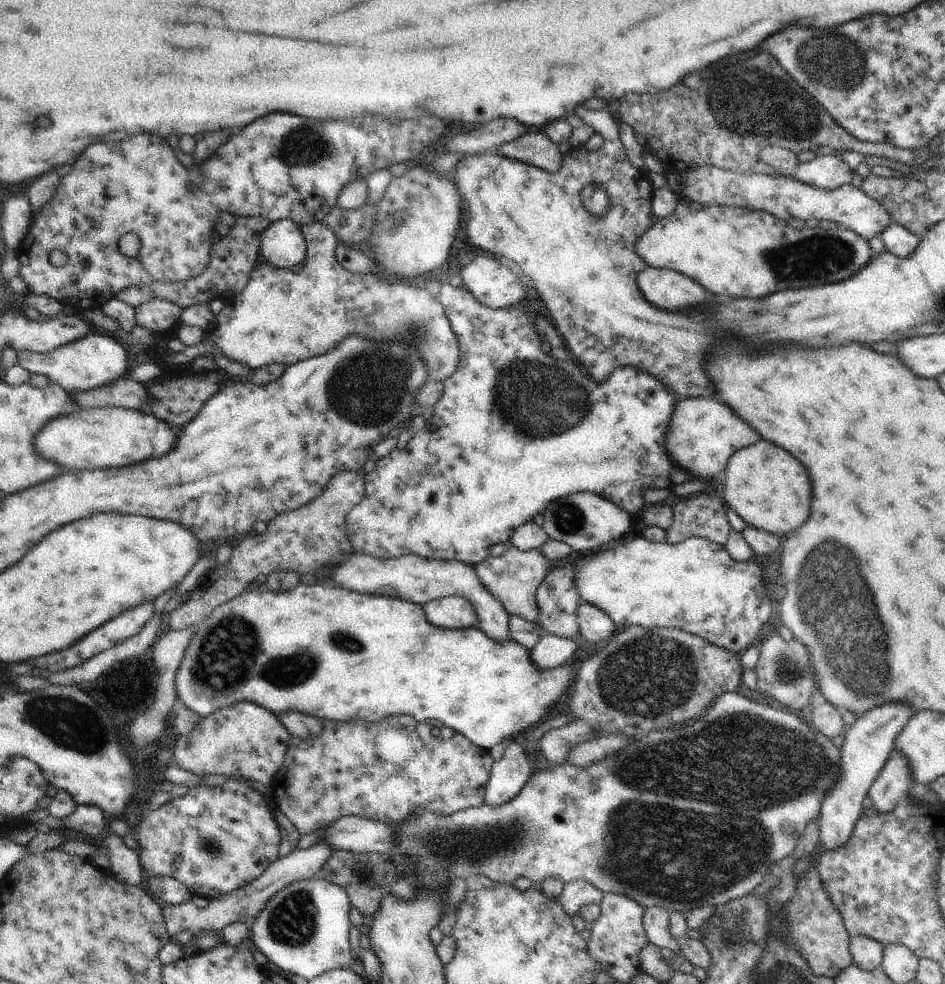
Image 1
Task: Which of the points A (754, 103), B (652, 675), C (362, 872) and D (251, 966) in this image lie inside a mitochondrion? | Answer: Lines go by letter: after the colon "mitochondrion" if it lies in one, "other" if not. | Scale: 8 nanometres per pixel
A: mitochondrion
B: mitochondrion
C: mitochondrion
D: other

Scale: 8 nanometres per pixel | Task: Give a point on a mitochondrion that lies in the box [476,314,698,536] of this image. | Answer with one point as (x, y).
(534, 384)

